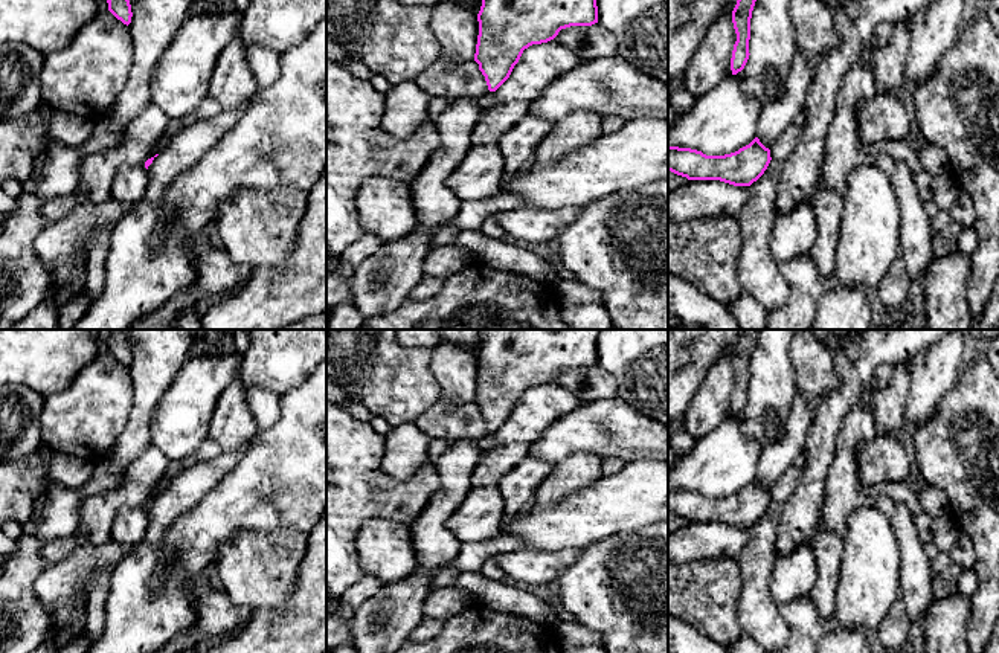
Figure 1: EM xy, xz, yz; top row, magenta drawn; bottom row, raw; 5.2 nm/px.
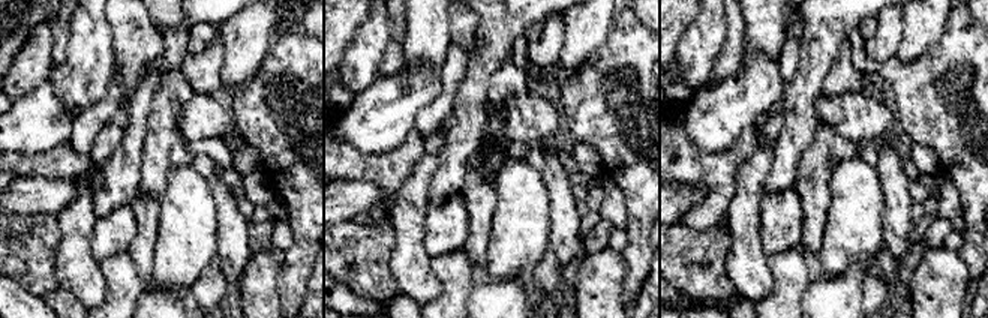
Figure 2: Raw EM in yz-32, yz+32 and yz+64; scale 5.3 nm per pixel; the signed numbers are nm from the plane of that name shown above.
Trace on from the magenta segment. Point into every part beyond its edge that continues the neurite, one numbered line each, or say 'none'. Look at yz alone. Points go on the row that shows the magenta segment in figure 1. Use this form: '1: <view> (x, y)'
none

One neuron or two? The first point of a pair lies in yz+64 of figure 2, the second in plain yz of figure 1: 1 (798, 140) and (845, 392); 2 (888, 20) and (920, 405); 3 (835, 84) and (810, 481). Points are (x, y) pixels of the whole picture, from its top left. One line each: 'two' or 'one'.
1: one
2: two
3: two

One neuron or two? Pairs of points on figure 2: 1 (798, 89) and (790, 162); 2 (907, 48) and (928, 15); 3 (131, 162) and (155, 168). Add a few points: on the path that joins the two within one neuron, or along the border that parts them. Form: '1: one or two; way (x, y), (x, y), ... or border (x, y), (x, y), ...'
1: one; way (798, 107), (798, 132), (790, 144)
2: one; way (915, 41), (924, 23)
3: two; border (147, 131), (143, 140), (143, 177), (140, 189)

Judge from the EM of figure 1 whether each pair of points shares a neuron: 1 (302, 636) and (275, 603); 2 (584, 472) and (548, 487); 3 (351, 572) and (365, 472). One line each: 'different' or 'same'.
1: different
2: same
3: same

